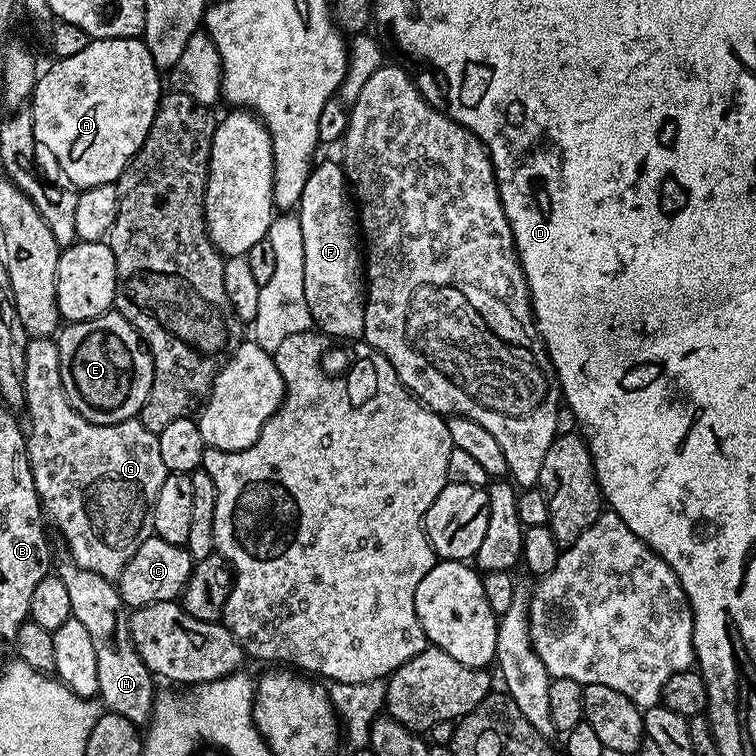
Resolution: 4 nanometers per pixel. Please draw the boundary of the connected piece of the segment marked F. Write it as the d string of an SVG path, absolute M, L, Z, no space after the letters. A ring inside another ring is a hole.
M324 160L313 167L298 205L302 226L302 250L304 251L304 289L306 306L312 315L312 323L329 338L341 336L344 340L359 341L364 334L364 302L366 276L362 268L362 236L358 231L358 212L350 195L350 185L343 167L332 160Z

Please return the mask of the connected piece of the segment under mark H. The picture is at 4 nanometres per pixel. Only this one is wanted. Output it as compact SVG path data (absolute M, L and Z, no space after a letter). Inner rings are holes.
M64 558L57 568L55 565L54 572L66 586L72 619L82 622L82 627L94 641L94 654L98 657L98 696L103 707L114 714L122 714L122 718L130 718L132 724L147 725L152 719L154 677L130 638L130 612L122 602L119 587L113 581L102 578L102 574L94 574L94 570L79 568L70 558Z

